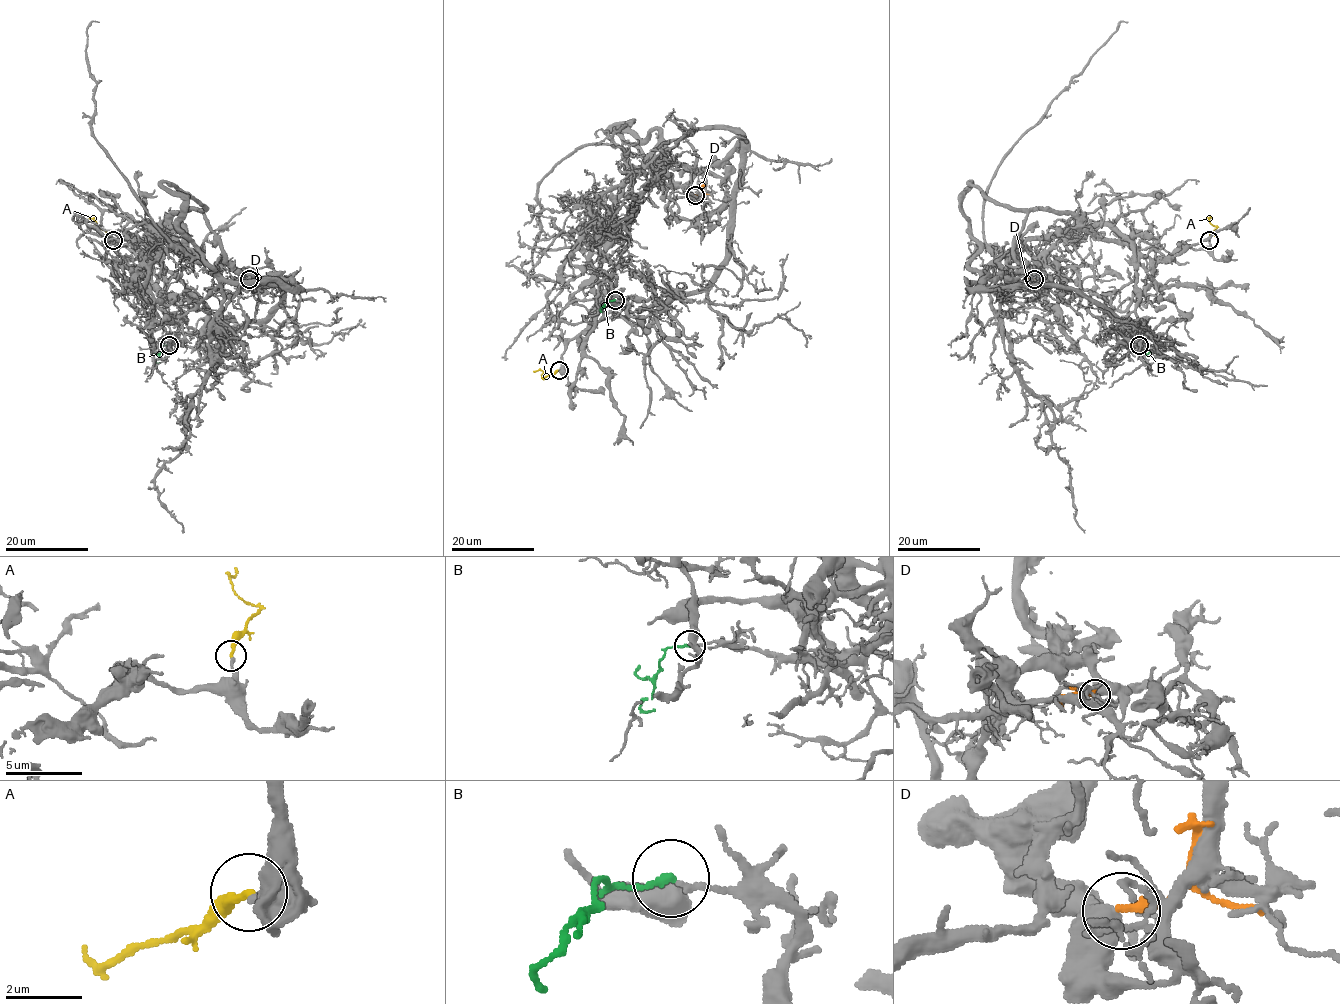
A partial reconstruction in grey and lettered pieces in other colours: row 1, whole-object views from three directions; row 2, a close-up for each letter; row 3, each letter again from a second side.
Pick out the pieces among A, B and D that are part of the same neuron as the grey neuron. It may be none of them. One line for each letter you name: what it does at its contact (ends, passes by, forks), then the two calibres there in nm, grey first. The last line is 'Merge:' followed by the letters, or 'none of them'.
B: it ends there; 140 nm thick on the grey side, 150 nm on the other
Merge: B

